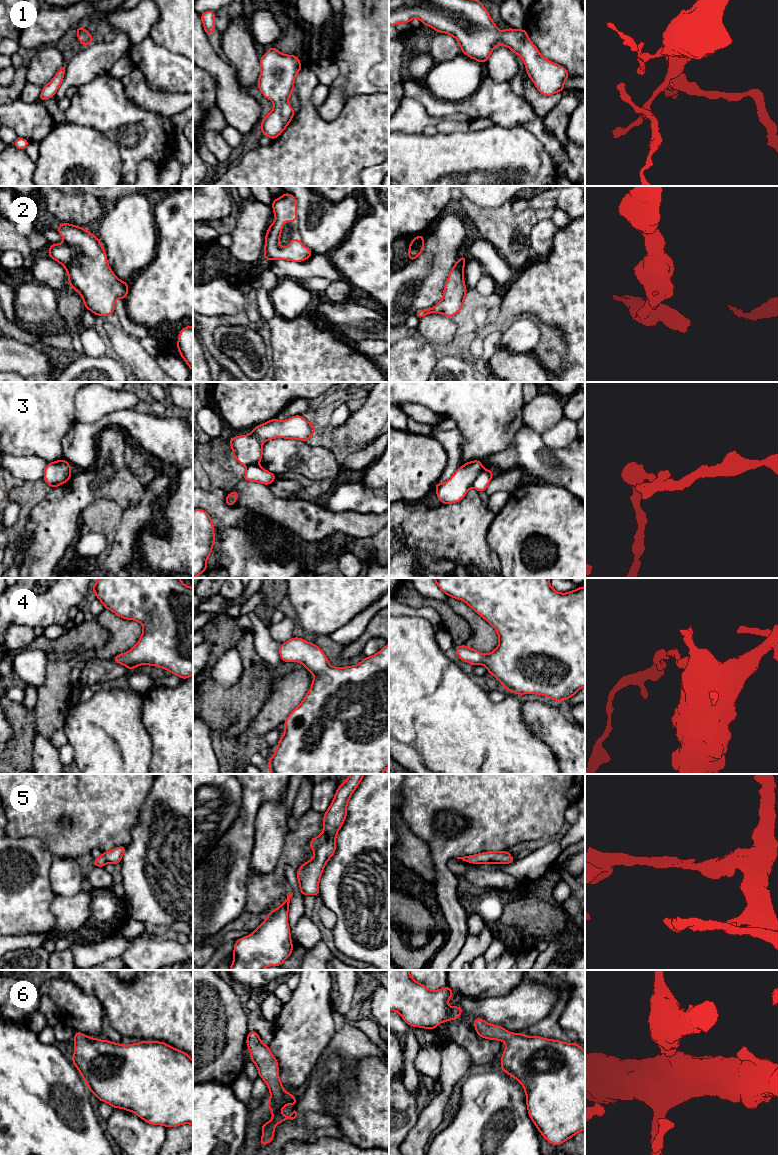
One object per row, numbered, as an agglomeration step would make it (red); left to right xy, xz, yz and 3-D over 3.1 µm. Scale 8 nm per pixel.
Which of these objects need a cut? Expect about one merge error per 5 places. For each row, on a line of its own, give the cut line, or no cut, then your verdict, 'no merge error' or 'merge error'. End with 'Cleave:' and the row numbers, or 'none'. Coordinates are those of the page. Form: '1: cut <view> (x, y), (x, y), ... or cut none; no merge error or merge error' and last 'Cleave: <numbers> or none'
1: cut none; no merge error
2: cut none; no merge error
3: cut yz (483, 468), (471, 486); merge error
4: cut none; no merge error
5: cut none; no merge error
6: cut none; no merge error
Cleave: 3

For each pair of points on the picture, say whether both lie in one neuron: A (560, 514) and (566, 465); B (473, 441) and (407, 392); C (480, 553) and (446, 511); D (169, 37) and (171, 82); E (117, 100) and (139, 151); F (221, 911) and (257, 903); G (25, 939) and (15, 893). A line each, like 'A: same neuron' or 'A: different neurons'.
A: different neurons
B: same neuron
C: same neuron
D: different neurons
E: same neuron
F: different neurons
G: different neurons

